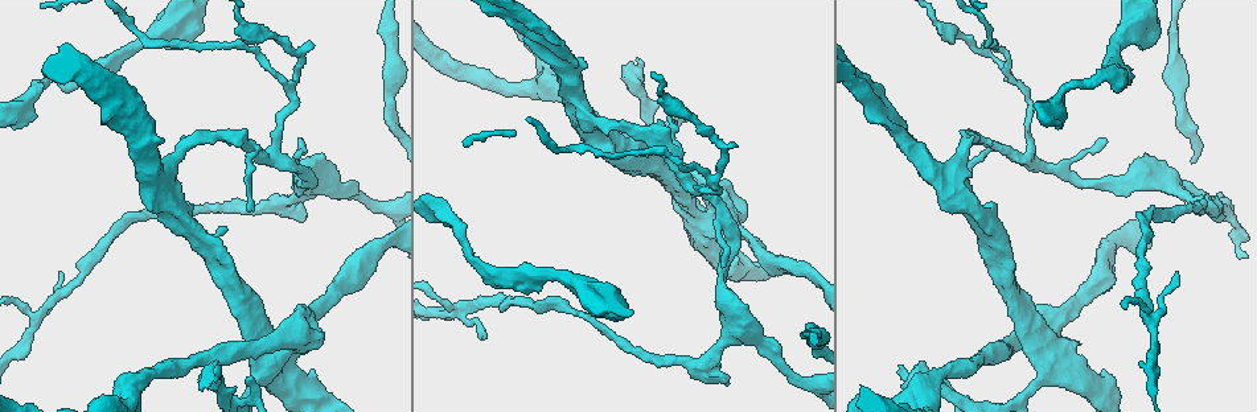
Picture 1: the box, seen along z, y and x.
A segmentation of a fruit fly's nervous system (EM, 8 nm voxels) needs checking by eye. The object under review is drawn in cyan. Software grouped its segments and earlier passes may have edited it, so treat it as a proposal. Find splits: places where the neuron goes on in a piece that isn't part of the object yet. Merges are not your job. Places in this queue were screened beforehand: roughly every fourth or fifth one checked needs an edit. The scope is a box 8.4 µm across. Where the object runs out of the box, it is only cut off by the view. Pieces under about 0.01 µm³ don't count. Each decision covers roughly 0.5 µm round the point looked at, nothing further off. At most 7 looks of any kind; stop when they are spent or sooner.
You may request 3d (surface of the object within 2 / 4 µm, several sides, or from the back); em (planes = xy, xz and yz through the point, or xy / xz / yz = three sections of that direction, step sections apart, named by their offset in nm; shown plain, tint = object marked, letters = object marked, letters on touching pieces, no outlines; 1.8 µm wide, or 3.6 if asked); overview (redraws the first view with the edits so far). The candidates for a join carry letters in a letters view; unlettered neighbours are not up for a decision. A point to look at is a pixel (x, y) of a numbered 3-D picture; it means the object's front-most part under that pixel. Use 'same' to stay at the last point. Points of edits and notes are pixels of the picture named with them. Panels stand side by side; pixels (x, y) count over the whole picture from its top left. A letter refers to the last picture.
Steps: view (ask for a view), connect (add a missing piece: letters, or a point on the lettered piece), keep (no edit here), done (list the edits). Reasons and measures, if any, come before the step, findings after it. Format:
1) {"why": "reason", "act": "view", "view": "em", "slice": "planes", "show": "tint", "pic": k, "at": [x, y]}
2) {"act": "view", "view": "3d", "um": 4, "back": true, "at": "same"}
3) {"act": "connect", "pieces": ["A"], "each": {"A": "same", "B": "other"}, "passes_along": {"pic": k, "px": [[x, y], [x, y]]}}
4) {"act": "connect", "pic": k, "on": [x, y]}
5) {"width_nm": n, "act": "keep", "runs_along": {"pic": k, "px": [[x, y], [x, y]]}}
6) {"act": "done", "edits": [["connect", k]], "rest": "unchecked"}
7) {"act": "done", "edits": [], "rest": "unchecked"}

{"why": "free end", "act": "view", "view": "em", "slice": "planes", "show": "letters", "pic": 1, "at": [297, 139]}

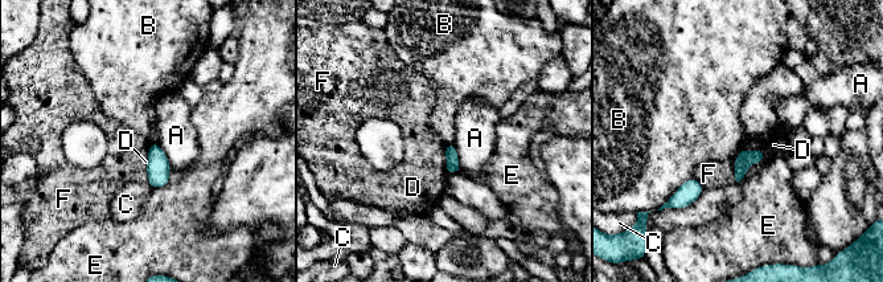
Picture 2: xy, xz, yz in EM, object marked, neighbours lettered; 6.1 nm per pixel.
{"act": "keep", "each": {"A": "other", "B": "other", "C": "other", "D": "other", "E": "other", "F": "other"}, "border": {"pic": 2, "px": [[760, 148], [763, 159], [743, 180]]}, "found": "none of them fits"}

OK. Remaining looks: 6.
{"why": "side arm on a straight run", "act": "view", "view": "3d", "um": 2, "pic": 1, "at": [44, 309]}

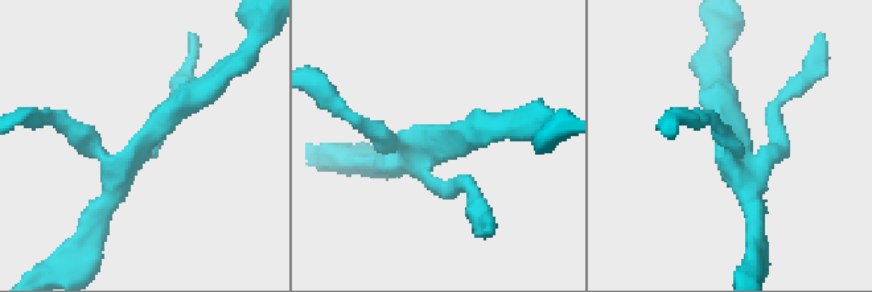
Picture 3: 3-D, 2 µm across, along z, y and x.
{"act": "view", "view": "em", "slice": "planes", "show": "plain", "pic": 3, "at": [435, 147]}

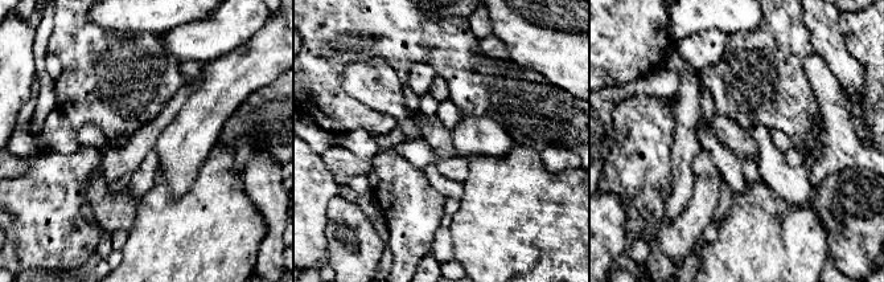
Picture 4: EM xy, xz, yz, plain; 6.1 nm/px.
{"act": "view", "view": "em", "slice": "planes", "show": "letters", "at": "same"}

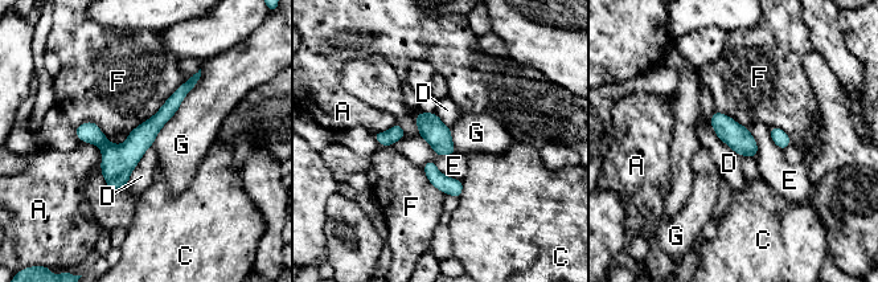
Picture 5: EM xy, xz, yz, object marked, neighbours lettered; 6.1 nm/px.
{"width_nm": 160, "act": "keep", "each": {"A": "other", "C": "other", "D": "other", "E": "other", "F": "other", "G": "other"}, "border": {"pic": 5, "px": [[201, 69], [197, 84], [151, 146]]}, "found": "no lettered piece goes on from it"}

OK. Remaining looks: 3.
{"why": "branch stops here", "act": "view", "view": "em", "slice": "xz", "step": 8, "show": "tint", "pic": 1, "at": [631, 63]}

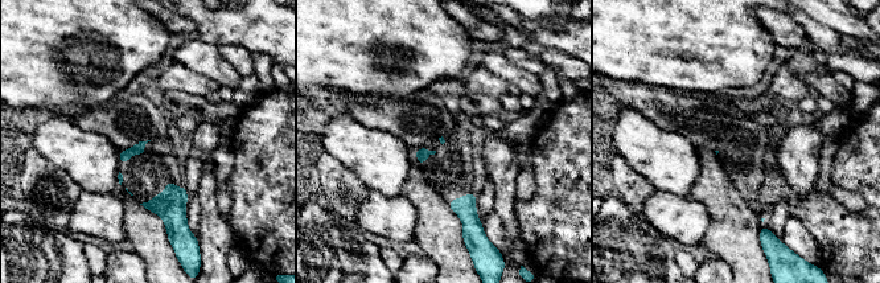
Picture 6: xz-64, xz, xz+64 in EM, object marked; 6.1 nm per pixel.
{"act": "view", "view": "em", "slice": "planes", "show": "letters", "at": "same"}

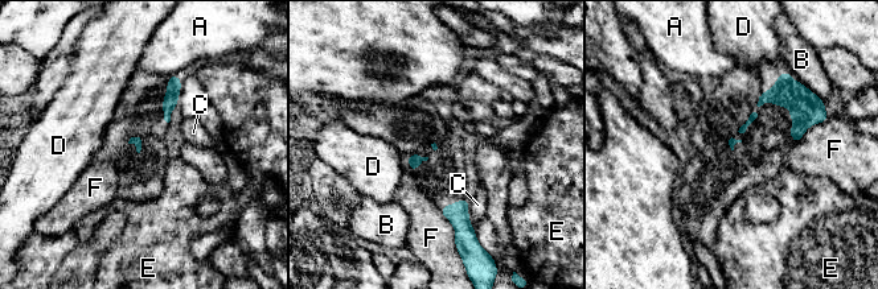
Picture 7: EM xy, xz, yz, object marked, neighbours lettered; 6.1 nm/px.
{"act": "keep", "each": {"A": "other", "B": "other", "C": "other", "D": "other", "E": "other", "F": "other"}, "found": "none of them fits"}

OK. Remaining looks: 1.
{"act": "done", "edits": [], "rest": "unchecked"}

